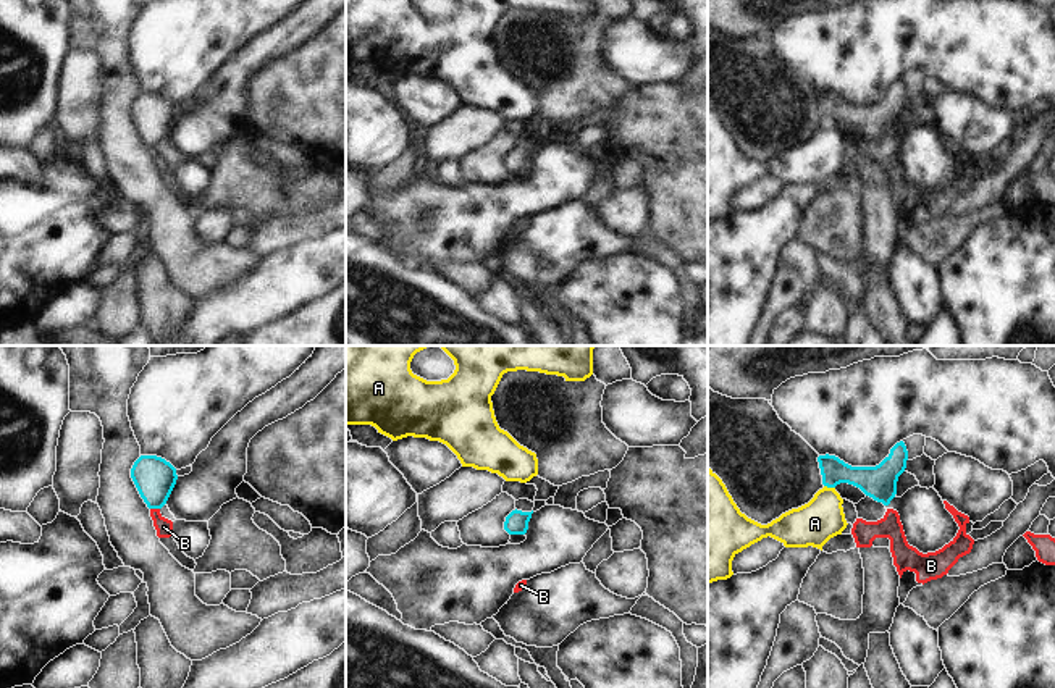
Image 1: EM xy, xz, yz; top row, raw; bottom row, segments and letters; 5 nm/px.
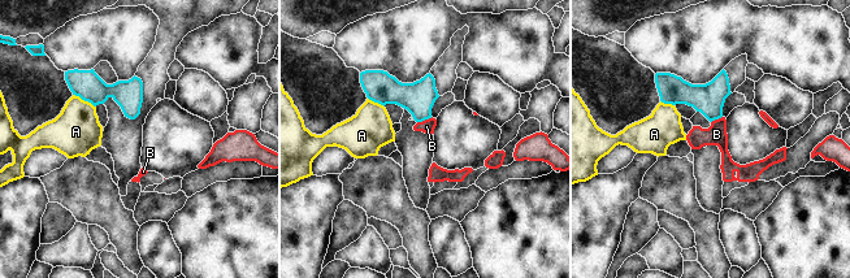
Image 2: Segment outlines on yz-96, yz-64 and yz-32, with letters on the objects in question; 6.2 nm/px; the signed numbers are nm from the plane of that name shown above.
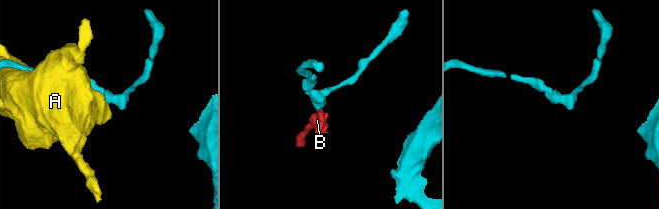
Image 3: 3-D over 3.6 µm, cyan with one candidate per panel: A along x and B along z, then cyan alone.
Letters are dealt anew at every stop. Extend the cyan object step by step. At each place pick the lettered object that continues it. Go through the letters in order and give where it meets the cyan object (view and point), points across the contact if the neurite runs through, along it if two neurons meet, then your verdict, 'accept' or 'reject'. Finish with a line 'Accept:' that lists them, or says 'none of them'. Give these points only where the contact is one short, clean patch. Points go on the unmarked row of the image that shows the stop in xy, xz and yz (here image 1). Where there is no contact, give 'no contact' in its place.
A: contact yz (829, 125); reject
B: contact xy (155, 146); border xy (151, 146), (159, 147); reject
Accept: none of them

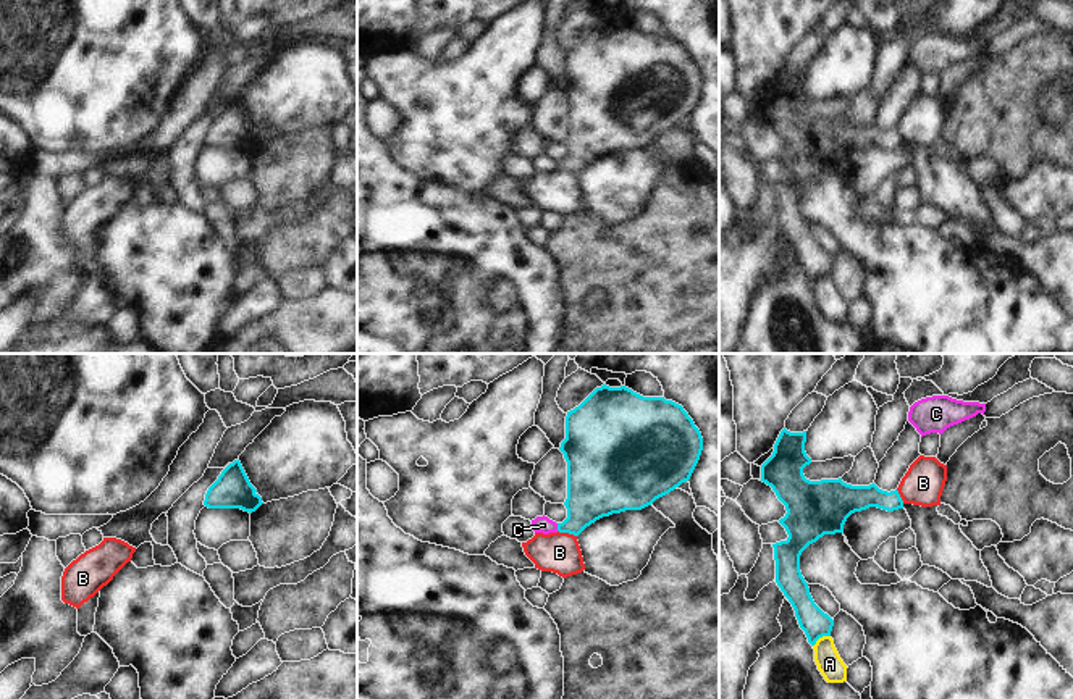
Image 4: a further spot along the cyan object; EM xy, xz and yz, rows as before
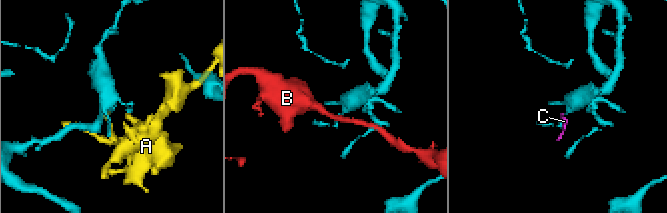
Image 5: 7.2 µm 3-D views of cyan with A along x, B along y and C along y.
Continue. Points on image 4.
A: contact yz (820, 275); reject
B: contact xz (568, 170); reject
C: contact xz (558, 165); border xz (556, 162), (558, 168); reject
Accept: none of them

